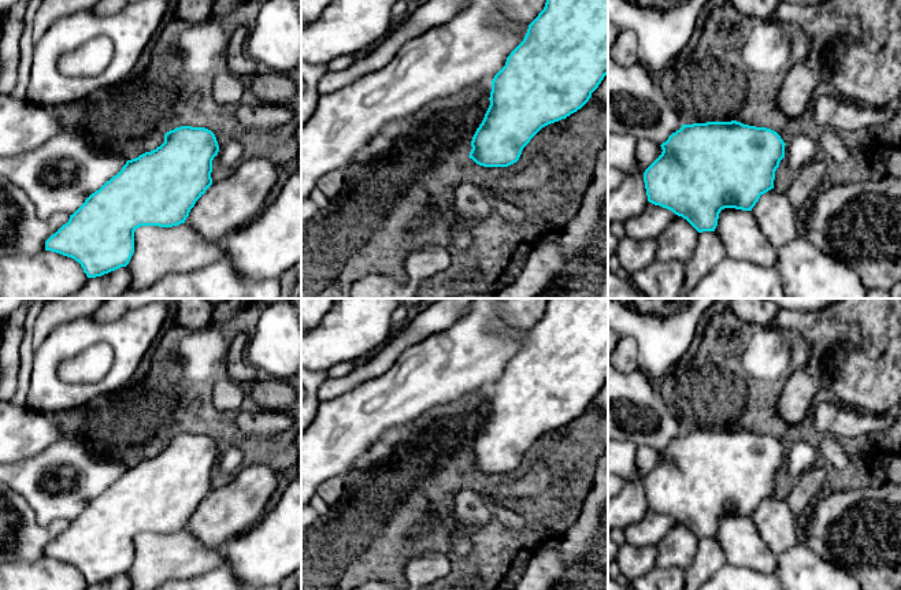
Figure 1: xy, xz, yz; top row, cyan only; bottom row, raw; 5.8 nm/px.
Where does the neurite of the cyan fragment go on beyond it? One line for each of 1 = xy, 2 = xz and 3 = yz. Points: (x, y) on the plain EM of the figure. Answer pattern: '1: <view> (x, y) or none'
1: none
2: none
3: none

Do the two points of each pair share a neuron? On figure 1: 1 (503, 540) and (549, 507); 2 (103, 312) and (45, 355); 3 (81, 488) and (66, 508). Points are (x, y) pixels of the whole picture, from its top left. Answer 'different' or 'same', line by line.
1: same
2: different
3: same

